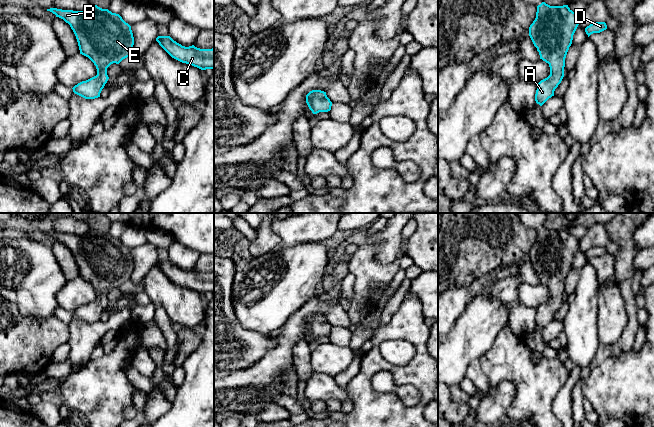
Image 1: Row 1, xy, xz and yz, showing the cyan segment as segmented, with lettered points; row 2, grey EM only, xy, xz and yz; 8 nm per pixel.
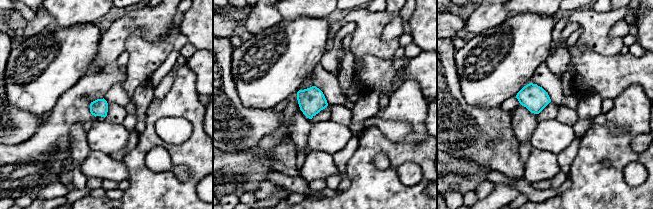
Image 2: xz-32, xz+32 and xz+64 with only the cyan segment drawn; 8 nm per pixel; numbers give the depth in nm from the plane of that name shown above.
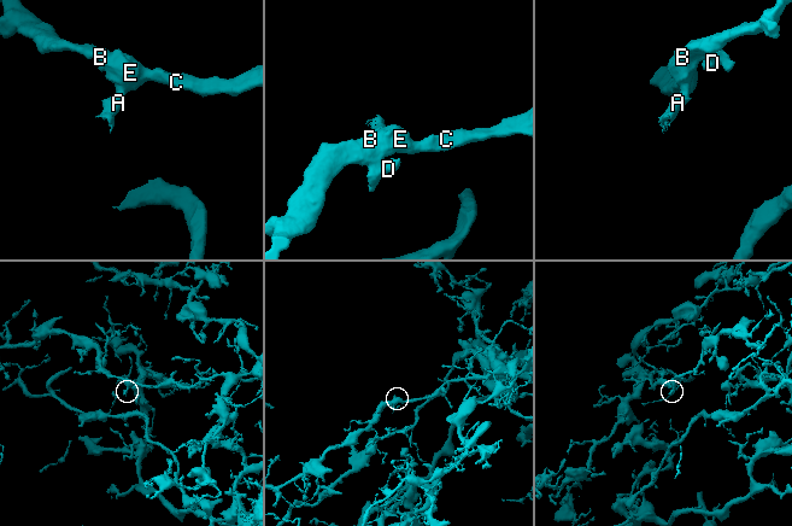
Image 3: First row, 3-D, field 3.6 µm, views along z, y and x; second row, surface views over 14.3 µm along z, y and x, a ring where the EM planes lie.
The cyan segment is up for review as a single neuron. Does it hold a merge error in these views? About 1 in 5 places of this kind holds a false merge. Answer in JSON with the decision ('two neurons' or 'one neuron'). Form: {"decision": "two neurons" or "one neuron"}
{"decision": "one neuron"}

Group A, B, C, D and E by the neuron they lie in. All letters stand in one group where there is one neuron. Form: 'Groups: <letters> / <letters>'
Groups: A B C D E

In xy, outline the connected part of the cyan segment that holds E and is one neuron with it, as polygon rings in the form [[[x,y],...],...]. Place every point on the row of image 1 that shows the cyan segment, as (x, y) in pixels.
[[[89,4],[83,11],[57,8],[47,11],[70,25],[80,54],[88,57],[97,69],[96,76],[75,85],[73,92],[85,99],[100,97],[109,79],[107,68],[113,63],[119,64],[131,54],[134,45],[131,26],[119,14],[94,4]]]

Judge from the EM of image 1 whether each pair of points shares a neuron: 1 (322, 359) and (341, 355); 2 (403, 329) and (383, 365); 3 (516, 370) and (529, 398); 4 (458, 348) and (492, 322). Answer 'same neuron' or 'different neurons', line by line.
1: same neuron
2: same neuron
3: same neuron
4: same neuron

